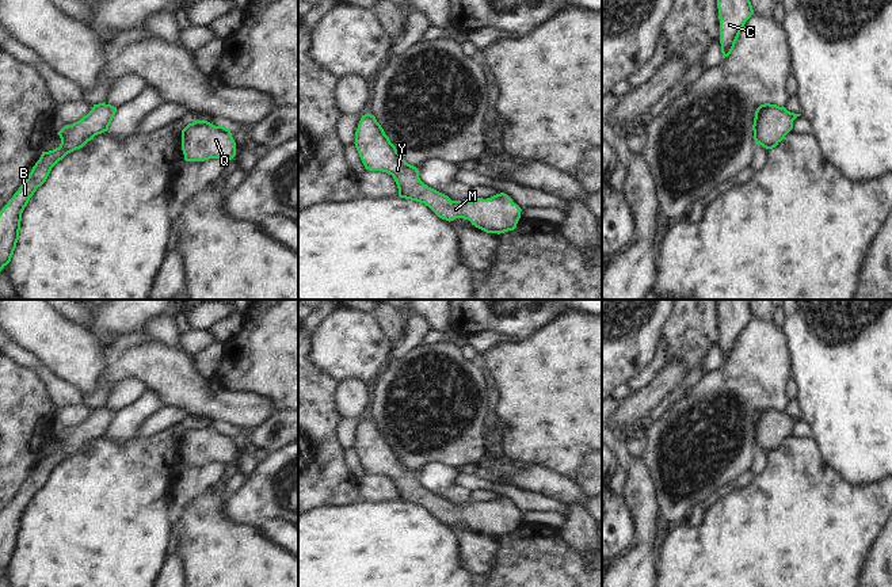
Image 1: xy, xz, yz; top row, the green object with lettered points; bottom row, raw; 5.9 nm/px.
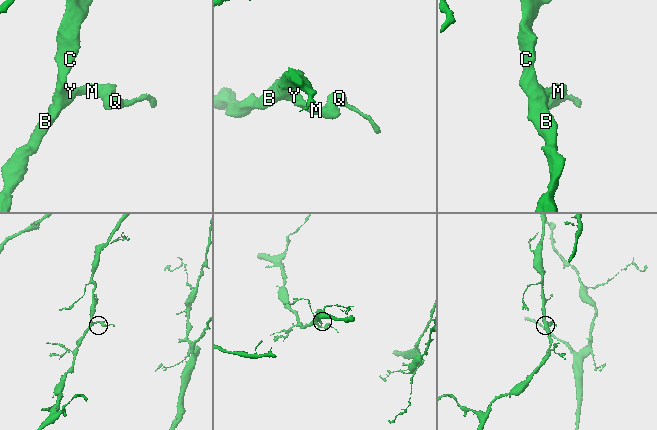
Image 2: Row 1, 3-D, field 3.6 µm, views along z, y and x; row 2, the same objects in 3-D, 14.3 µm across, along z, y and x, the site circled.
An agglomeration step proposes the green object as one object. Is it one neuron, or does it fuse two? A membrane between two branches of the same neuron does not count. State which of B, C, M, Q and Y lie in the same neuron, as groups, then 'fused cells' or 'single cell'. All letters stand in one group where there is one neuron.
groups B C M Q Y; single cell

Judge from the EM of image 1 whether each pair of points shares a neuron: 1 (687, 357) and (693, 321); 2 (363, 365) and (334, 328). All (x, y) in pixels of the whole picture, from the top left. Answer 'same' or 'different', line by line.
1: same
2: same

